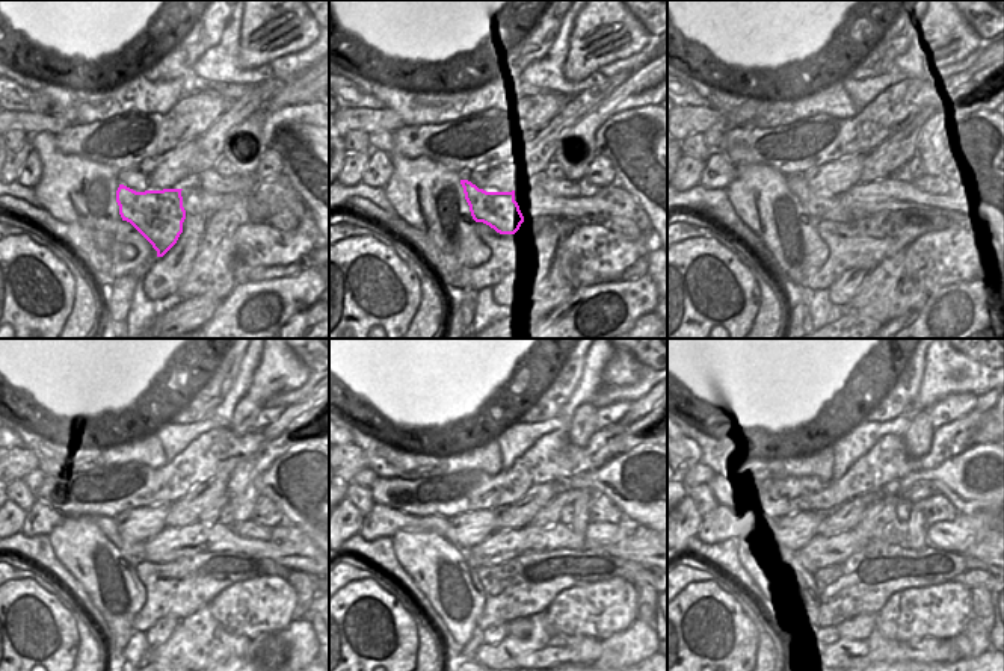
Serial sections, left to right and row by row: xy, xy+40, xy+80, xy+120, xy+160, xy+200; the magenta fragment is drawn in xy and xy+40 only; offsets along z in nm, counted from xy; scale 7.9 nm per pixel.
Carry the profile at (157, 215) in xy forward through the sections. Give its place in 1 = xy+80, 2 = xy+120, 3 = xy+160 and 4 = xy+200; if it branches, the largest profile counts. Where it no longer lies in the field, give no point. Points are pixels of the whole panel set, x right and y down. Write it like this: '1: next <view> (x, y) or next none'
1: next xy+80 (819, 207)
2: next xy+120 (133, 552)
3: next xy+160 (381, 522)
4: next xy+200 (720, 525)

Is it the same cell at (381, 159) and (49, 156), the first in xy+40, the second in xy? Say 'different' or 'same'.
different

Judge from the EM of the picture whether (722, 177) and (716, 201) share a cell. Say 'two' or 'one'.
two

